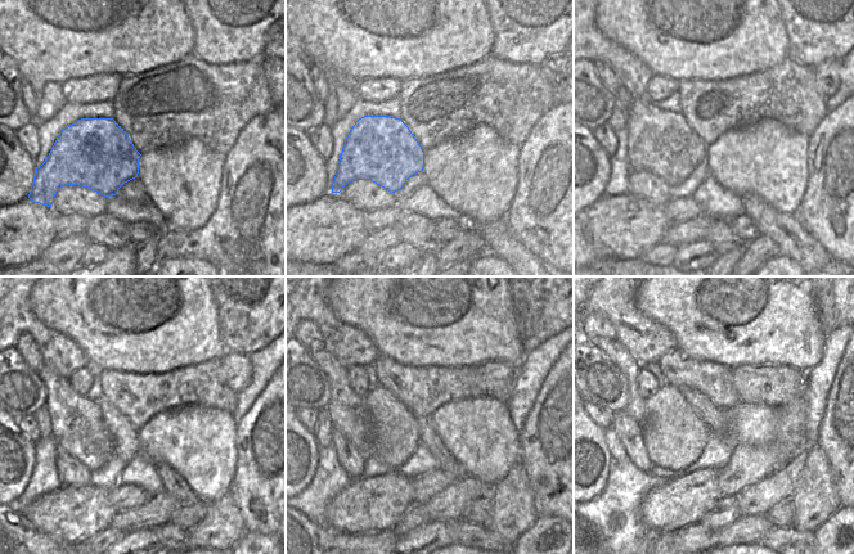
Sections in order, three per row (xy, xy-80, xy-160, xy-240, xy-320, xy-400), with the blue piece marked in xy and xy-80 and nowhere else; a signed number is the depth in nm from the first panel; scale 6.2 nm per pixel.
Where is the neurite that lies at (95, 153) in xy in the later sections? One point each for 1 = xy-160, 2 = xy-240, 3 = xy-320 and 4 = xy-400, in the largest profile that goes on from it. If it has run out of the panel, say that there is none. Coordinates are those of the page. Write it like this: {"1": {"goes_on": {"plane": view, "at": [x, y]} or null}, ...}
{"1": {"goes_on": {"plane": "xy-160", "at": [660, 142]}}, "2": {"goes_on": {"plane": "xy-240", "at": [77, 428]}}, "3": {"goes_on": {"plane": "xy-320", "at": [349, 417]}}, "4": {"goes_on": {"plane": "xy-400", "at": [635, 408]}}}

